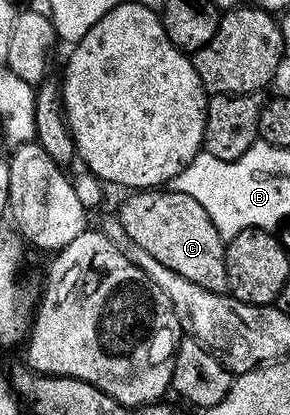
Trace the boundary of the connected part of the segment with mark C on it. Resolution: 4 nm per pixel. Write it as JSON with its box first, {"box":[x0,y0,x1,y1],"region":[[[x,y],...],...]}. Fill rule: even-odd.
{"box":[116,189,227,293],"region":[[[138,189],[127,195],[130,196],[123,201],[122,208],[116,211],[116,218],[122,223],[127,240],[133,246],[144,249],[144,253],[156,257],[160,265],[172,269],[172,273],[180,273],[184,281],[192,281],[192,285],[200,285],[200,289],[219,293],[227,290],[226,243],[216,229],[214,219],[204,213],[204,205],[200,205],[200,201],[188,197],[188,193],[173,189]]]}

